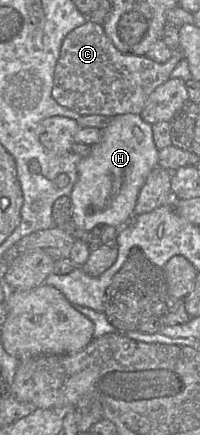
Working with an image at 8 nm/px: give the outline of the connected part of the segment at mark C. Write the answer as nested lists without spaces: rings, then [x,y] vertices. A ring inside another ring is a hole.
[[[87,21],[64,39],[55,67],[52,97],[60,106],[79,115],[99,115],[109,119],[124,114],[140,114],[148,96],[171,77],[175,66],[184,59],[182,52],[173,52],[165,63],[157,63],[146,56],[124,55],[119,52],[104,32],[102,25]]]

